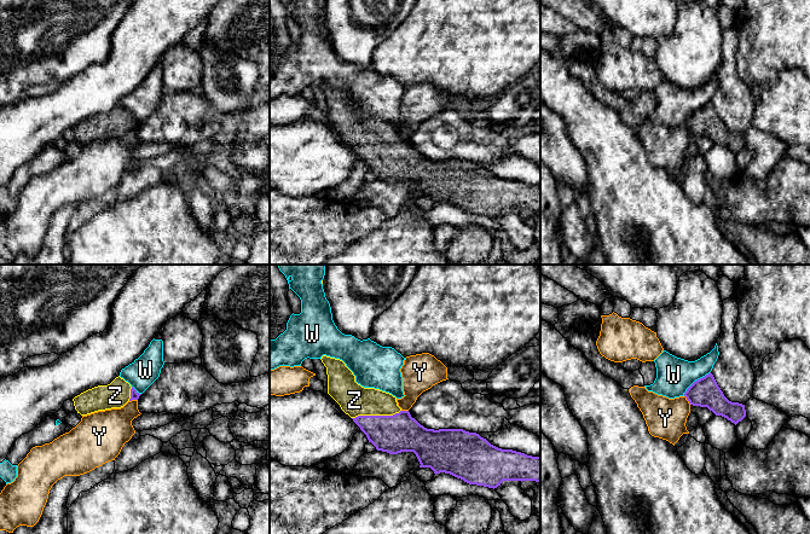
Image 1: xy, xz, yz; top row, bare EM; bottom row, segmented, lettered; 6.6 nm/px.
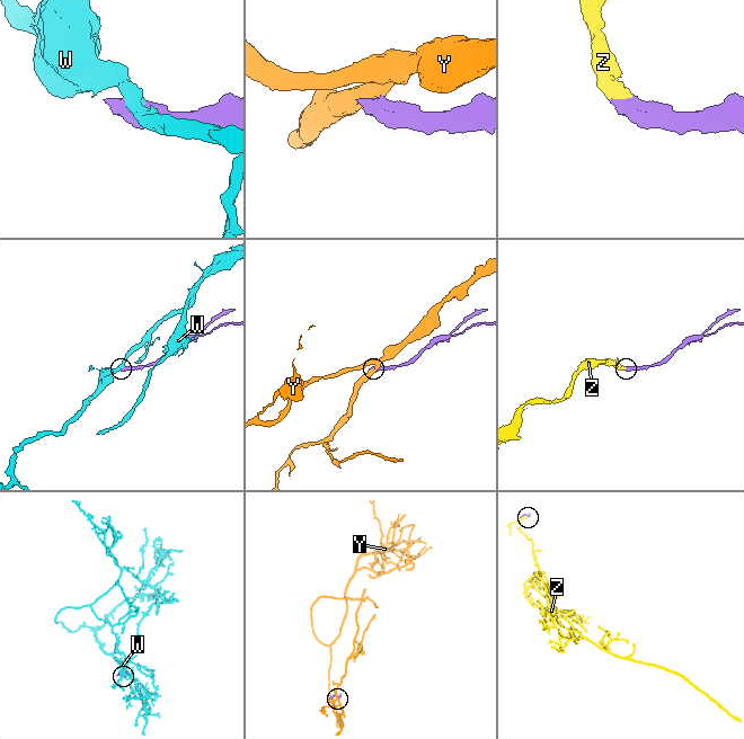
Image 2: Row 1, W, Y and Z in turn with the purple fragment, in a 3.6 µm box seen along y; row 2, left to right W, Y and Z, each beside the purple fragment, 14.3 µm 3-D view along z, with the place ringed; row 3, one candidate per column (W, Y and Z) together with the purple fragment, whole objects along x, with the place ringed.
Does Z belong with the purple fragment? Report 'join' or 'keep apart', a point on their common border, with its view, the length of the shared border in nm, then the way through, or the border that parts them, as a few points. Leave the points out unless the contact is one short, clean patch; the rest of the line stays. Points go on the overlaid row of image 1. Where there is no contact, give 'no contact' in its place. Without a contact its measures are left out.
join | xz (376, 416) | 340 nm | across xz (399, 433), (391, 430), (376, 416), (366, 406), (354, 400)

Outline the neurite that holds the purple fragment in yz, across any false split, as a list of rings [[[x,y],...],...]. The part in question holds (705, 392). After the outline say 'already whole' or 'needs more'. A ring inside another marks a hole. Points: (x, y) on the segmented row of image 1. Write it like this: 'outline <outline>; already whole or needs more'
outline [[[711,372],[695,381],[684,396],[690,405],[707,407],[716,416],[722,416],[735,425],[746,417],[745,405],[729,401]]]; already whole

